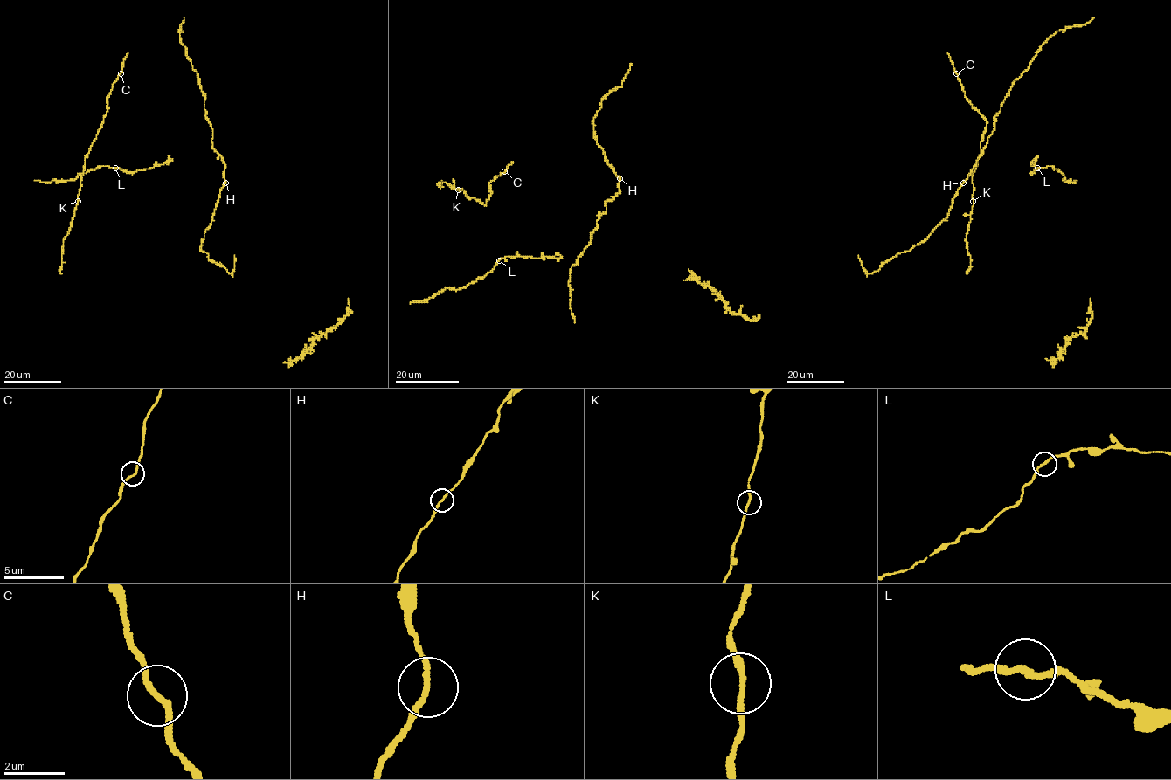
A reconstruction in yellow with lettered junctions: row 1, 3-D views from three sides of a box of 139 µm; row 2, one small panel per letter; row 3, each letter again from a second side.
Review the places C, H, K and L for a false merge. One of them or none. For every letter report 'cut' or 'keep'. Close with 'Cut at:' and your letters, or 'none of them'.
C: keep
H: keep
K: keep
L: keep
Cut at: none of them

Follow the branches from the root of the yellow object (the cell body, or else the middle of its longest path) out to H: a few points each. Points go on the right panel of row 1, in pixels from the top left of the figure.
H: (973, 168), (963, 182)

